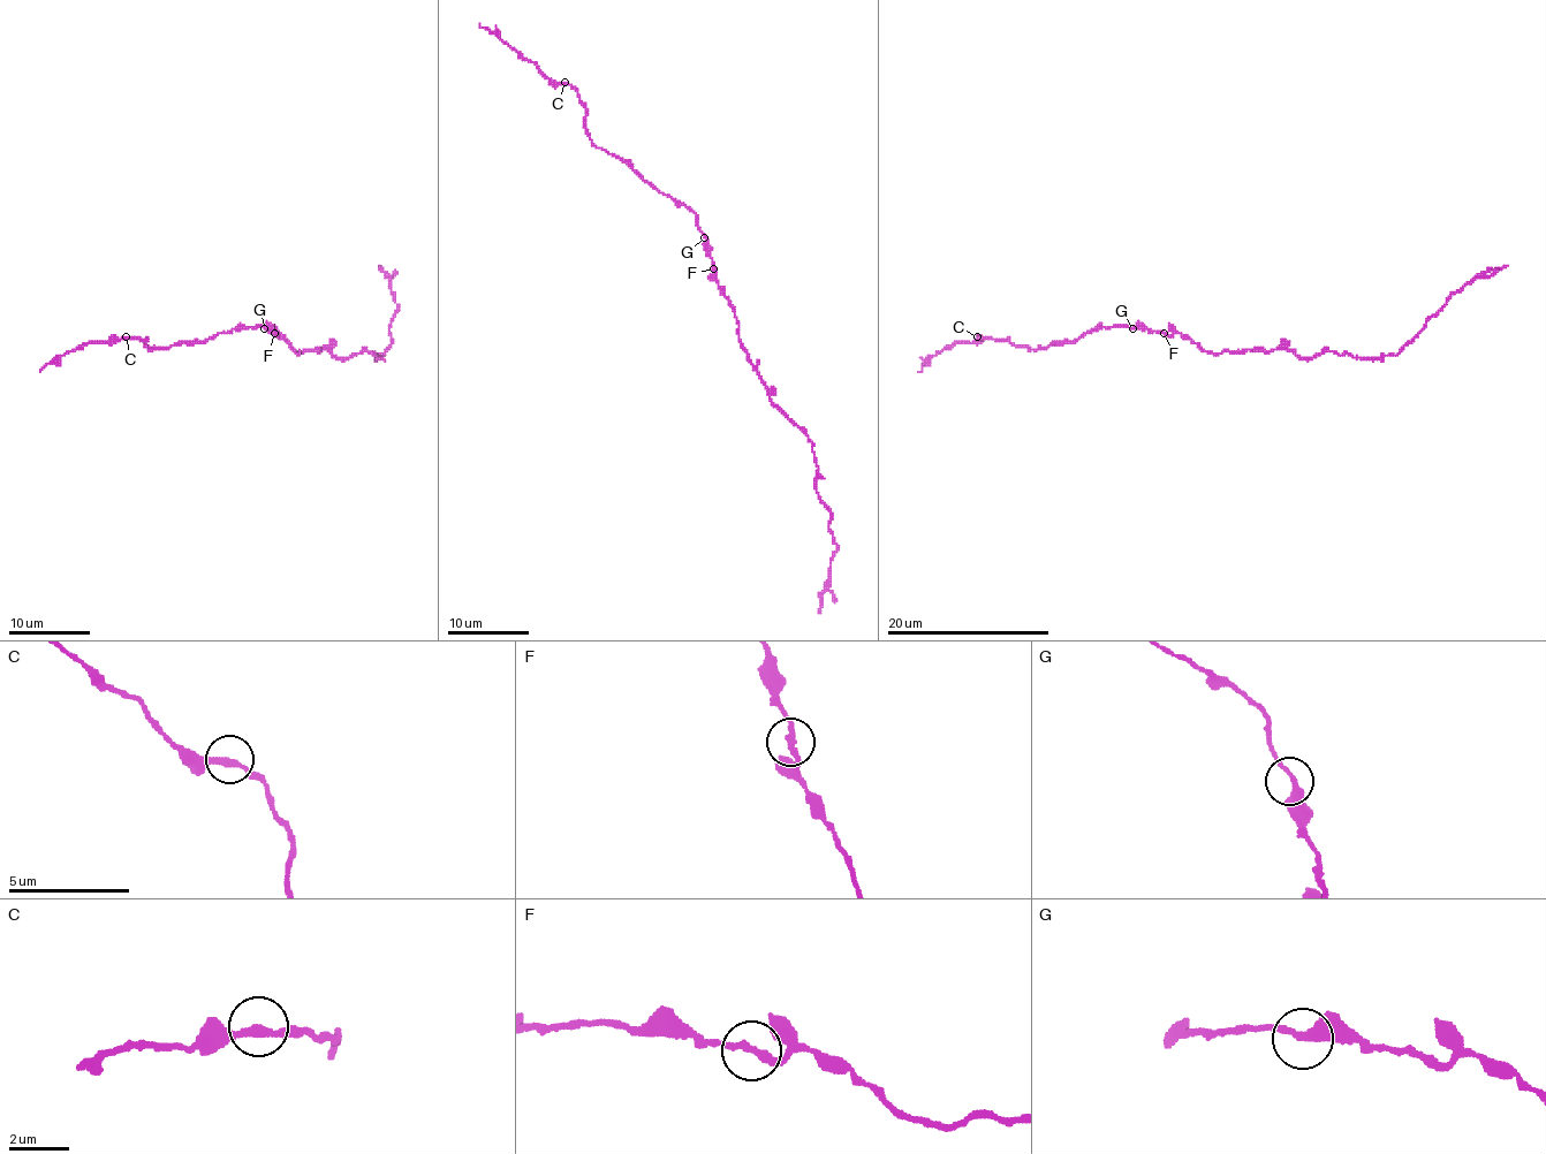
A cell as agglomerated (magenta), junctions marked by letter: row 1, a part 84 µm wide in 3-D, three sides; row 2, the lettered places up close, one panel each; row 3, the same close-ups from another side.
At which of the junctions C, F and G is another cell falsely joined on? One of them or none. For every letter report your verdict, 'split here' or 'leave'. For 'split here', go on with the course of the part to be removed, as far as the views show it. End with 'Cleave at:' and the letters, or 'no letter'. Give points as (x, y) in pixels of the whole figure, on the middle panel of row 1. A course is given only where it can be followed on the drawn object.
C: leave
F: leave
G: leave
Cleave at: no letter

